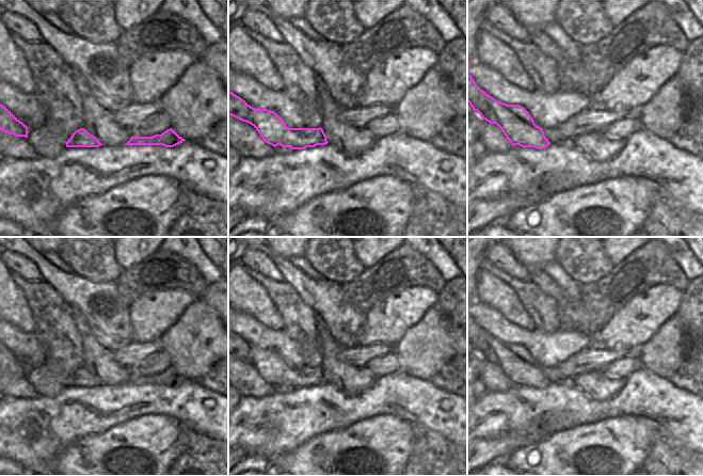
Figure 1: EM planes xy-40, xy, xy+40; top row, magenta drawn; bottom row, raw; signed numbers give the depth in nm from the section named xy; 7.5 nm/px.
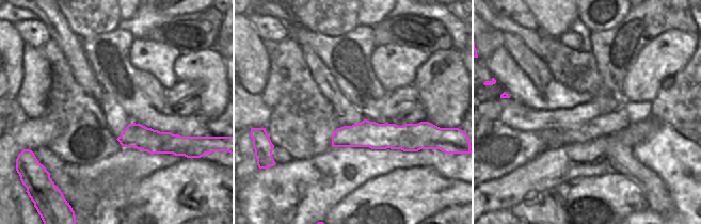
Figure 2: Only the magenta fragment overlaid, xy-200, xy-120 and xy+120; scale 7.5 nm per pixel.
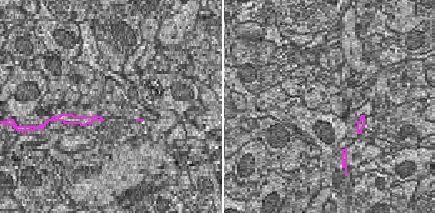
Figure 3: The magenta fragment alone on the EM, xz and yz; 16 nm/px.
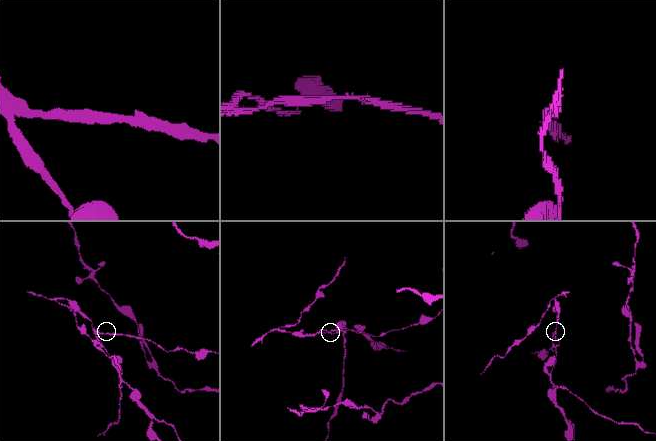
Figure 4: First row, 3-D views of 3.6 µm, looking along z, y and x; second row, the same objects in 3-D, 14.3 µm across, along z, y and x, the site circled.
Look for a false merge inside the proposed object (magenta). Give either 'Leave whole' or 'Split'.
Split.

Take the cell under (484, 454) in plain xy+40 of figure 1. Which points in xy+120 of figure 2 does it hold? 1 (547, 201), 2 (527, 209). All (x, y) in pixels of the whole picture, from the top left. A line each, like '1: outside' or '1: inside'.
1: outside
2: outside

